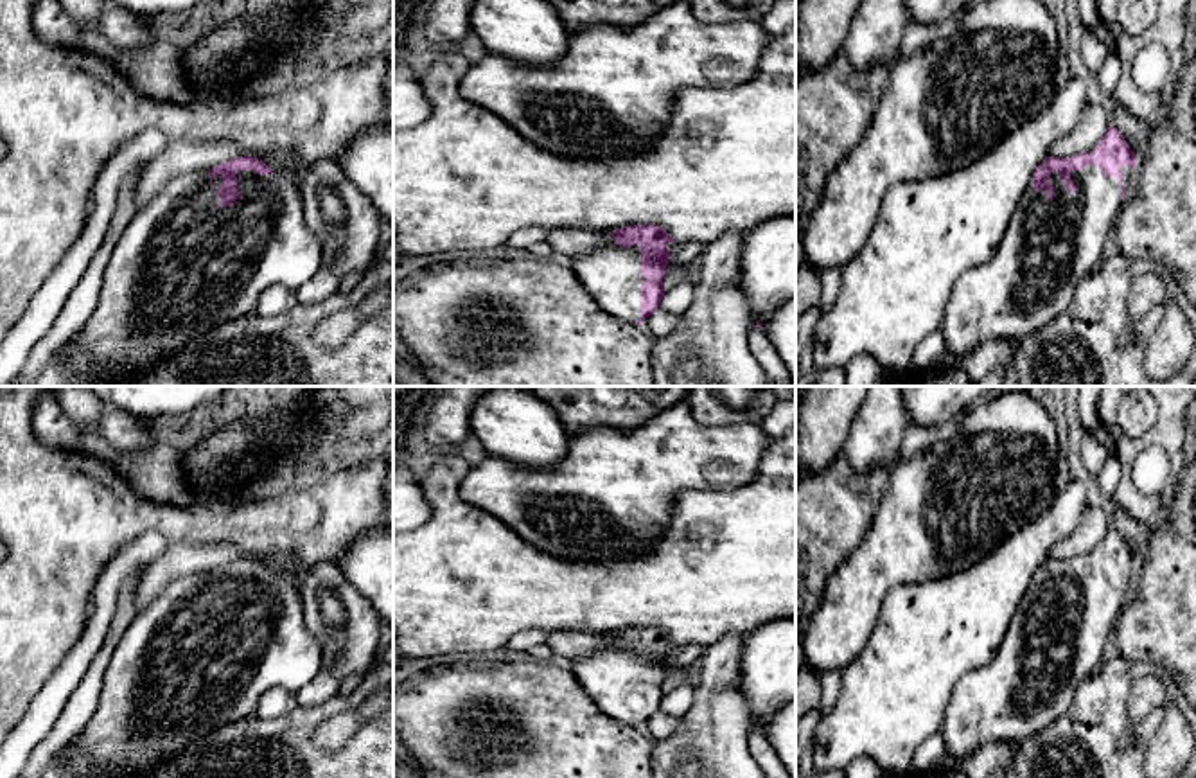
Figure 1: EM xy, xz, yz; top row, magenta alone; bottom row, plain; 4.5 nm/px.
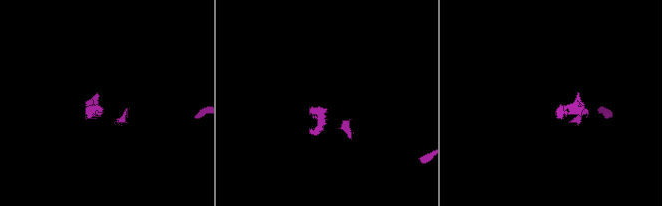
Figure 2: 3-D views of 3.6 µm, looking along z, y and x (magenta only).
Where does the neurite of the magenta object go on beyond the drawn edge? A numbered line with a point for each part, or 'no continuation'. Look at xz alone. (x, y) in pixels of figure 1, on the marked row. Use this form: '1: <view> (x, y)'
1: xz (611, 274)

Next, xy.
1: xy (180, 268)

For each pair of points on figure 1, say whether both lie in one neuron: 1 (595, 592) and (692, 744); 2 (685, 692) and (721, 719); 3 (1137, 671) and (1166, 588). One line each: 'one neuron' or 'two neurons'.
1: two neurons
2: two neurons
3: two neurons

